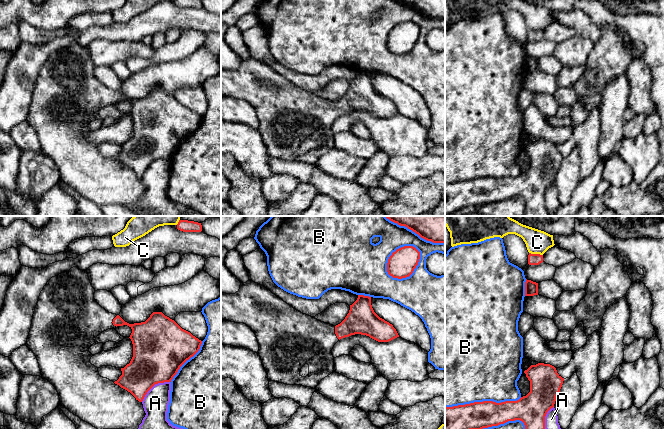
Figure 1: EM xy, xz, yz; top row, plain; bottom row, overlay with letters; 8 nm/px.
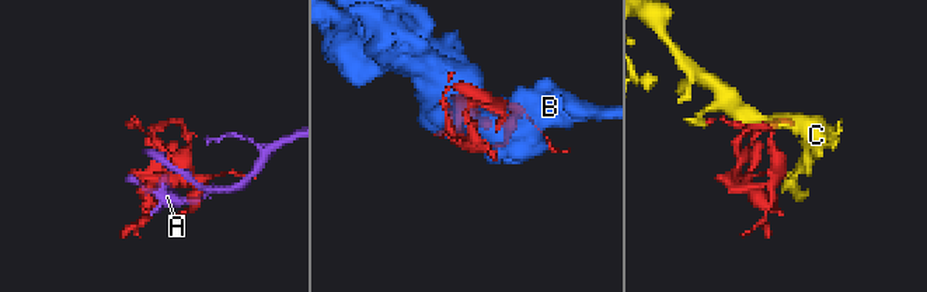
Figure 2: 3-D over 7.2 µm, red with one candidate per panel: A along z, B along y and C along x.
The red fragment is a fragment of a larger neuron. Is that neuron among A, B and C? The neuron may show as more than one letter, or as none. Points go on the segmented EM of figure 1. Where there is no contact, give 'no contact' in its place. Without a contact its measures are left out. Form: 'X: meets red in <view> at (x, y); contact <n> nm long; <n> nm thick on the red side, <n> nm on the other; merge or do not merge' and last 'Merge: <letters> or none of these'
A: meets red in xy at (153, 385); contact 280 nm long; 400 nm thick on the red side, 200 nm on the other; do not merge
B: meets red in xz at (409, 275); contact 320 nm long; 220 nm thick on the red side, 360 nm on the other; do not merge
C: meets red in yz at (536, 254); contact 110 nm long; 100 nm thick on the red side, 190 nm on the other; do not merge
Merge: none of these

